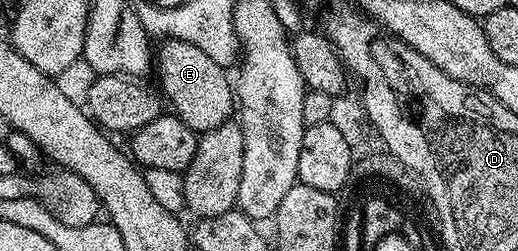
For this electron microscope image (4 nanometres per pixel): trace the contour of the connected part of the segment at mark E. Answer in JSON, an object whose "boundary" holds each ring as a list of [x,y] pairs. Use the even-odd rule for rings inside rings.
{"boundary":[[[170,38],[161,43],[160,50],[158,46],[154,54],[154,70],[160,73],[163,97],[172,101],[171,109],[176,117],[197,132],[226,124],[234,114],[234,82],[228,79],[229,71],[214,64],[202,48],[194,48],[186,40]]]}

